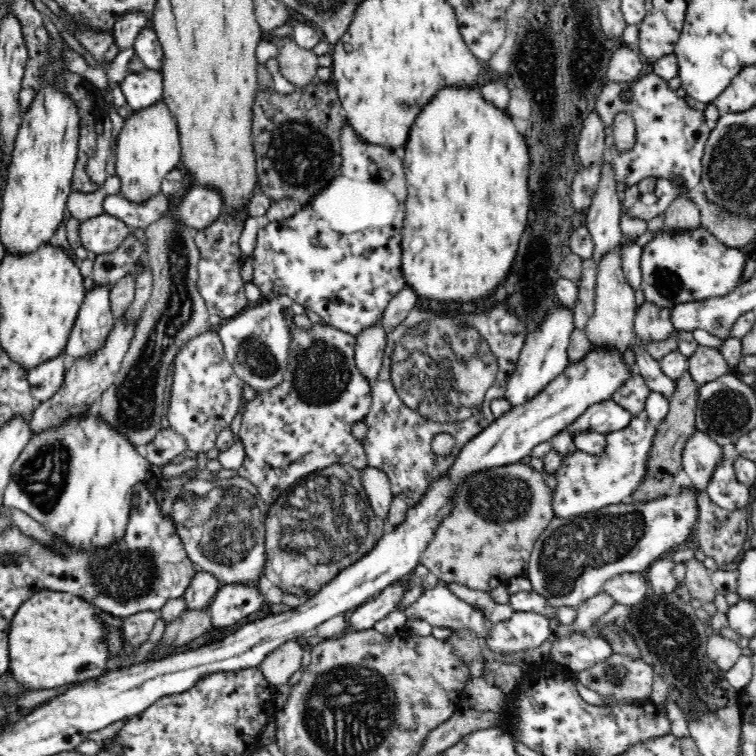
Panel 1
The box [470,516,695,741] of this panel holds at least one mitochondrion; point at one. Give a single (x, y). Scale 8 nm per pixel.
(614, 674)

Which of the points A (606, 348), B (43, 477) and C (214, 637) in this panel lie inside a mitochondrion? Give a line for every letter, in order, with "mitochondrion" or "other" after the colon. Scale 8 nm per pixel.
A: other
B: mitochondrion
C: other

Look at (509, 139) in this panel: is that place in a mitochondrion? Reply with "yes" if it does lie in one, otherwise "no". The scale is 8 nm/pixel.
no

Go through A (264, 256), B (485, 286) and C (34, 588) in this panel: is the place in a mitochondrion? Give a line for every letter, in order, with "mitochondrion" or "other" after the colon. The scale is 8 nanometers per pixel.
A: other
B: other
C: other

